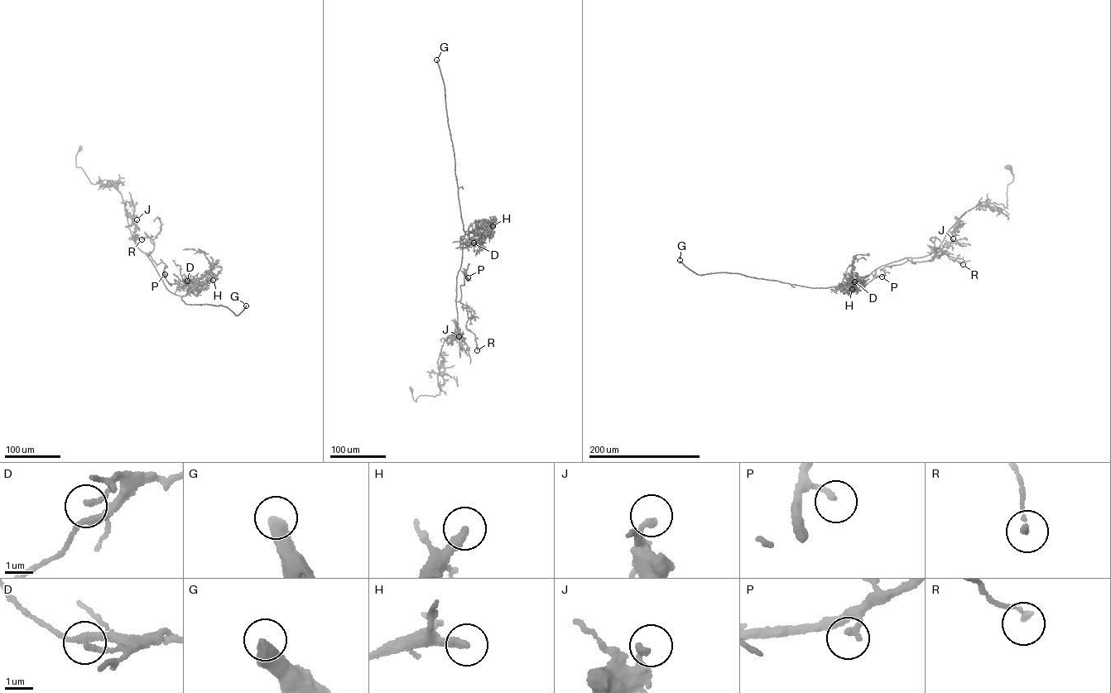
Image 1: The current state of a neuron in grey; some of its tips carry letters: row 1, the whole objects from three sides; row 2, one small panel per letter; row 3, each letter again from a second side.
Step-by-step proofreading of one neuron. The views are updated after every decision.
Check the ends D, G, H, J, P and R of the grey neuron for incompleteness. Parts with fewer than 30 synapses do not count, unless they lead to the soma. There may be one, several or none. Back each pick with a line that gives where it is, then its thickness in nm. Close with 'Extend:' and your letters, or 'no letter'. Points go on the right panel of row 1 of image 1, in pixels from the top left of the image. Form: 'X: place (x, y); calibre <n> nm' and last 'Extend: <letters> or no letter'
G: place (680, 260); calibre 480 nm
H: place (852, 289); calibre 320 nm
Extend: G, H

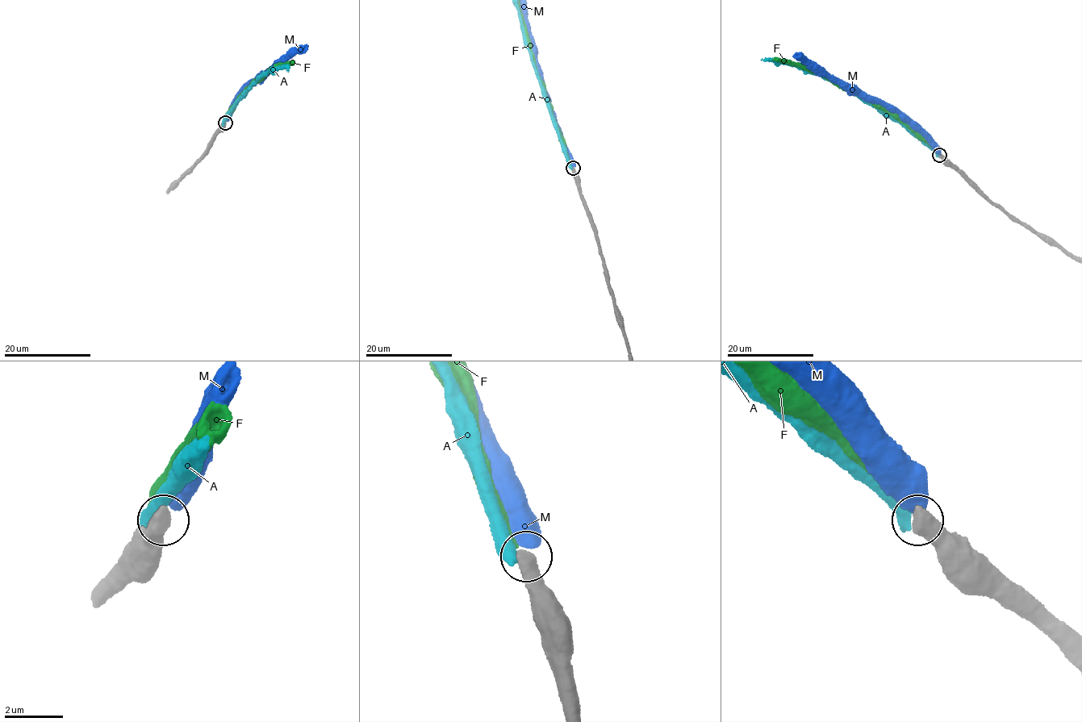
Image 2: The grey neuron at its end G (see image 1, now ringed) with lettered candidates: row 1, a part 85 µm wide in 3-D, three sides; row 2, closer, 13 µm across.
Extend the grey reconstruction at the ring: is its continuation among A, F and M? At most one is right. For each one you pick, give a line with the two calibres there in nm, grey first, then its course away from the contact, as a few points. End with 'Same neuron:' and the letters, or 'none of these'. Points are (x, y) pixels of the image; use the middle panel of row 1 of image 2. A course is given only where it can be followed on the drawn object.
Same neuron: none of these

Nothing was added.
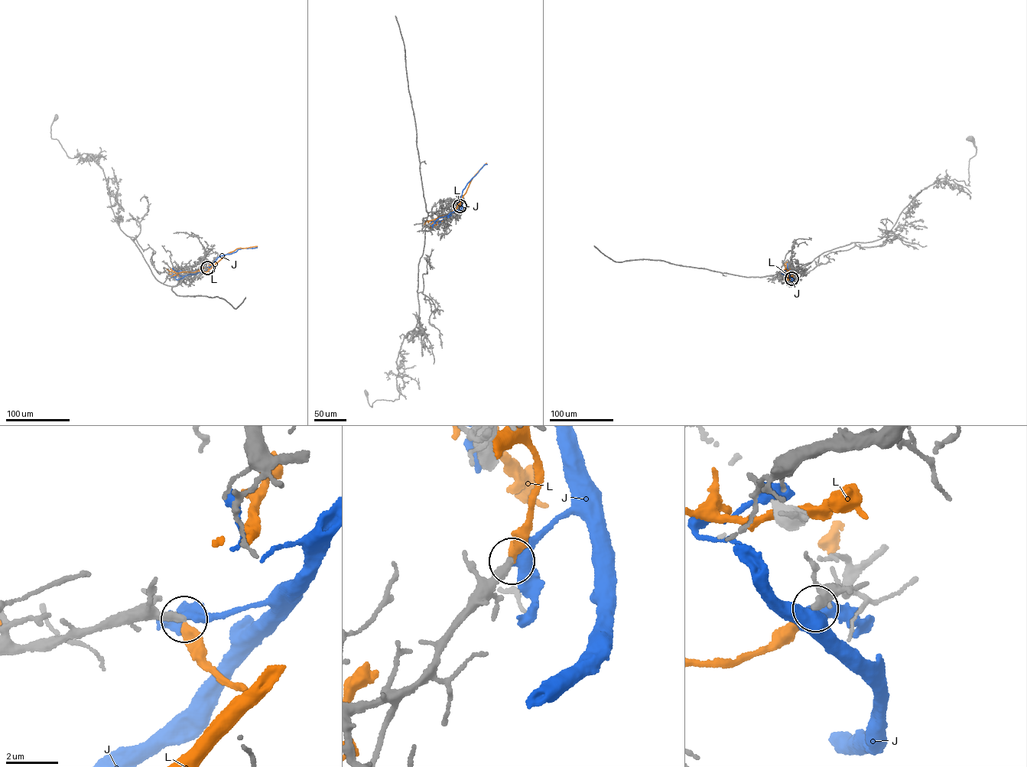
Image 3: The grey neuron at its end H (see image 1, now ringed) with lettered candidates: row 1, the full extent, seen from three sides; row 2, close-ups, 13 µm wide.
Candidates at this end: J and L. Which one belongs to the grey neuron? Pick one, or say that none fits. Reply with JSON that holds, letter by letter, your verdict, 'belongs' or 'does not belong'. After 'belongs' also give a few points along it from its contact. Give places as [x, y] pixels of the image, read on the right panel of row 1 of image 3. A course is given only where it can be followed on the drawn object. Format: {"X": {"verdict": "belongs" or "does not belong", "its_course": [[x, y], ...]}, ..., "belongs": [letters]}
{"J": {"verdict": "does not belong"}, "L": {"verdict": "does not belong"}, "belongs": []}

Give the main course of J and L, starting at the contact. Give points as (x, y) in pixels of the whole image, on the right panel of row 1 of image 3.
J: (791, 277), (786, 270), (782, 274)
L: (791, 278), (788, 278), (788, 271), (785, 268), (782, 272)

